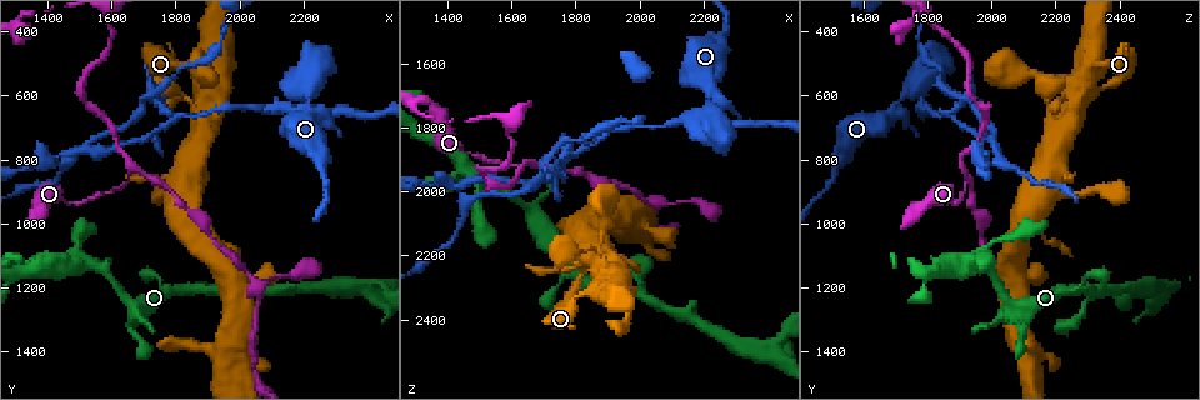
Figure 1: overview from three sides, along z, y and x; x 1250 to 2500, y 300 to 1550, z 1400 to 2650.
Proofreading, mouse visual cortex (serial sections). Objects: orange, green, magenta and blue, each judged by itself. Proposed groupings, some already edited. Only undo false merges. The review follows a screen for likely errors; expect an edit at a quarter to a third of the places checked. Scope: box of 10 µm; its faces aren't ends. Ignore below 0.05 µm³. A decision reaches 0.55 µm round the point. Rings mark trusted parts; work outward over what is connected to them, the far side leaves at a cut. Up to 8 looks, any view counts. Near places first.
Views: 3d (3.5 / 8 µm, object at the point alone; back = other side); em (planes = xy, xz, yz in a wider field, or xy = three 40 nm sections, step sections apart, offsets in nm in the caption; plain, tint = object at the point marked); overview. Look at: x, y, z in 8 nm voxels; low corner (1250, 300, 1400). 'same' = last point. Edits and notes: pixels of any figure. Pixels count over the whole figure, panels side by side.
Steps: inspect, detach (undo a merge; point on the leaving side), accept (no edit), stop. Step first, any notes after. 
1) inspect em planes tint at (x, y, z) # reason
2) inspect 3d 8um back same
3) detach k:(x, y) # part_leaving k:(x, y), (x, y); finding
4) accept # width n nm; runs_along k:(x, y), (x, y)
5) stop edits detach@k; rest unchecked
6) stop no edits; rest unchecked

inspect 3d 3.5um at (1670, 830, 1920) # arms part here

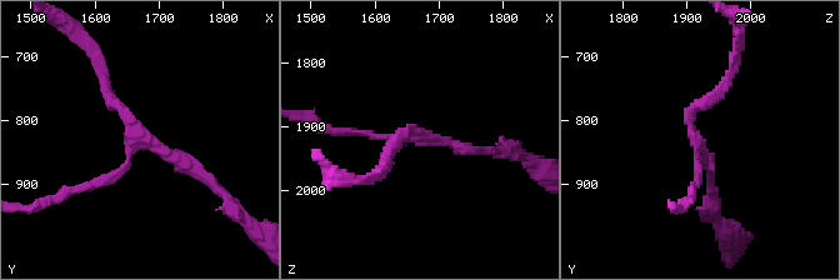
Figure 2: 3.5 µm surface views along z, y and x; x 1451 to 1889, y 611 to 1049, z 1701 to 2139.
accept # arms 3; runs_along 2:(356, 131), (490, 150); continuous, no second cell

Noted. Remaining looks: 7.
inspect 3d 3.5um at (2200, 570, 1770) # looks like a crossing

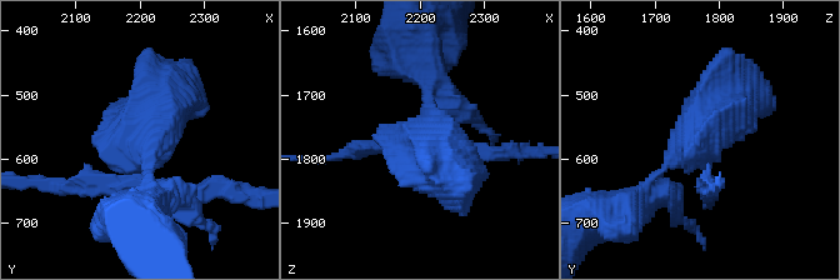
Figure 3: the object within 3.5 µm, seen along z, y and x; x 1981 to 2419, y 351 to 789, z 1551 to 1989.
inspect em xy step 5 tint at (2205, 575, 1765) # shape alone is not enough

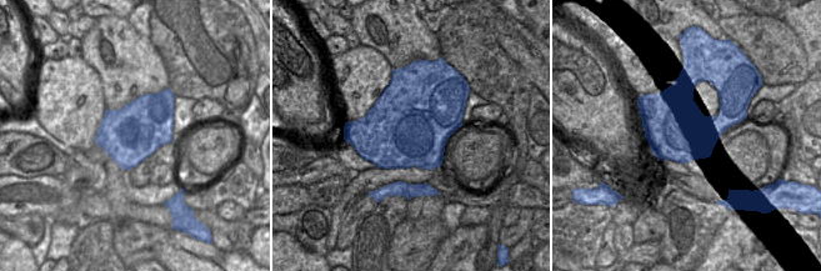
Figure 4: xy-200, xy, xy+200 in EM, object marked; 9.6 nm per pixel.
detach 3:(79, 183) # part_leaving 3:(133, 176), (121, 188), (33, 184); a second cell is stuck on

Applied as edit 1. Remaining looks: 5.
inspect 3d 3.5um at (1930, 1400, 2120) # sharp bend

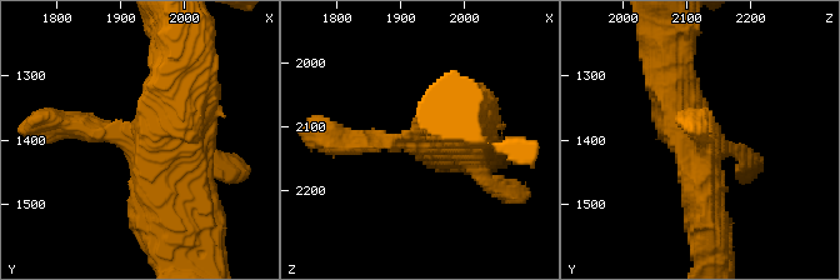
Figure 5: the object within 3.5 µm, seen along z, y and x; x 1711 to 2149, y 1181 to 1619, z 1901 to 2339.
inspect em xy step 3 tint at (1925, 1410, 2125)

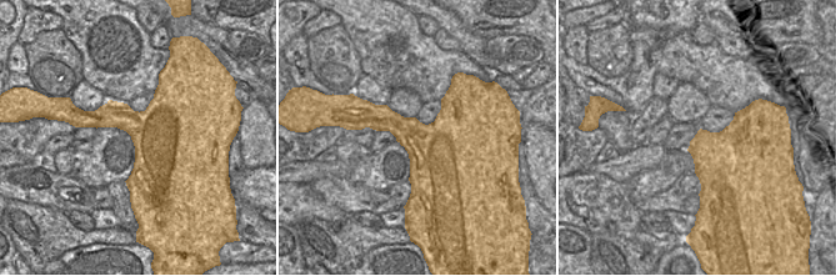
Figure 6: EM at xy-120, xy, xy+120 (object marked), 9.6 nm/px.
accept # runs_along 5:(673, 71), (701, 163), (708, 225); one cell here

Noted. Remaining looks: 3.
inspect overview

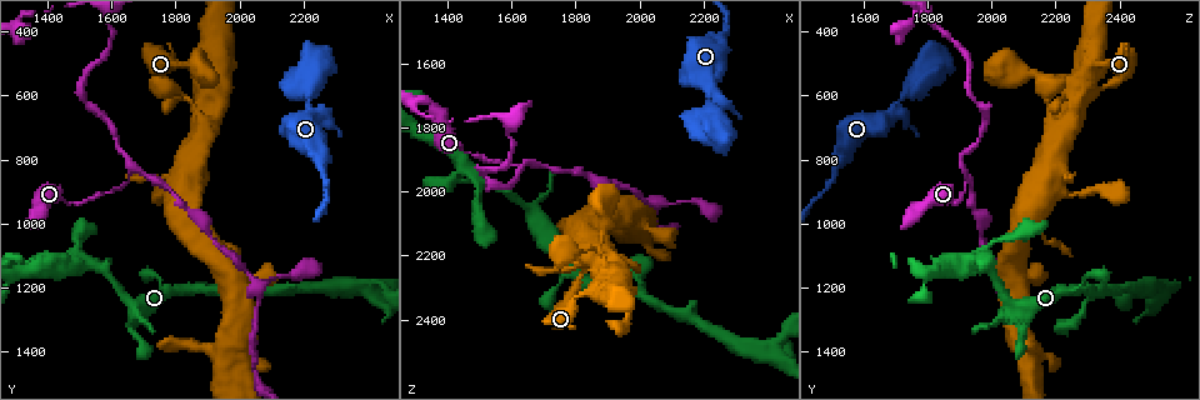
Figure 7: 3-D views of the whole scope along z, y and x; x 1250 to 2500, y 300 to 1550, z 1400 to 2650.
inspect em planes tint at (1990, 1210, 2320) # sharp bend

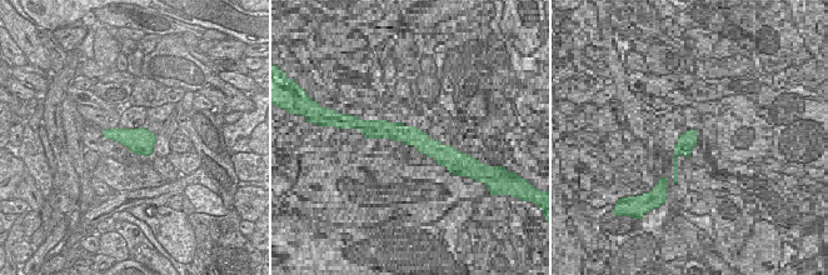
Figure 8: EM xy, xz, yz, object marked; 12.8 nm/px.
inspect 3d 3.5um same

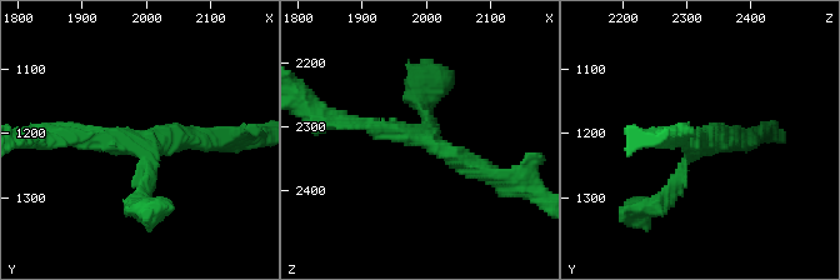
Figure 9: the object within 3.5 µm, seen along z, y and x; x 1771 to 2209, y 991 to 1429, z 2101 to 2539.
accept # arms 3; runs_along 9:(344, 121), (420, 135), (496, 176); one cell here

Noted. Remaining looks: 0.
stop edits detach@3; rest unchecked

